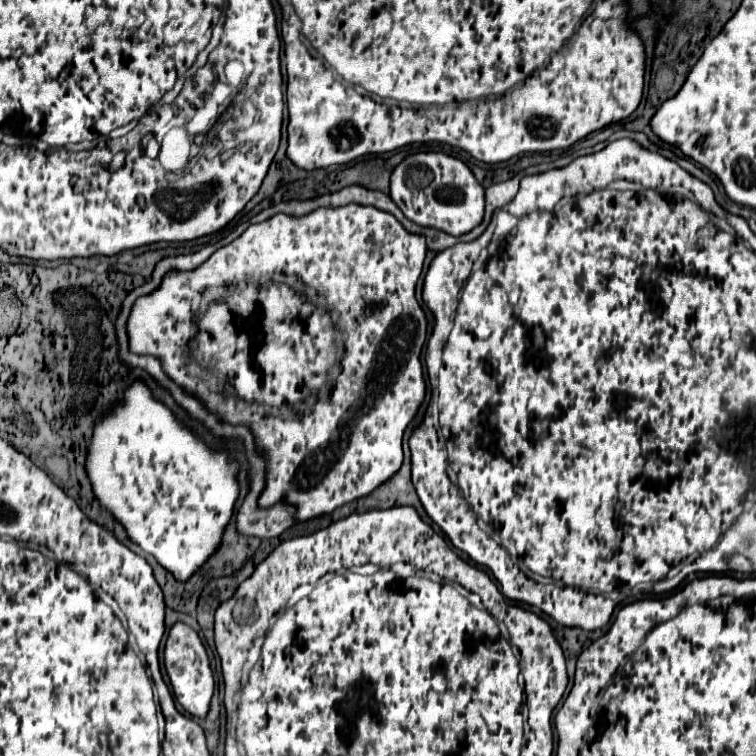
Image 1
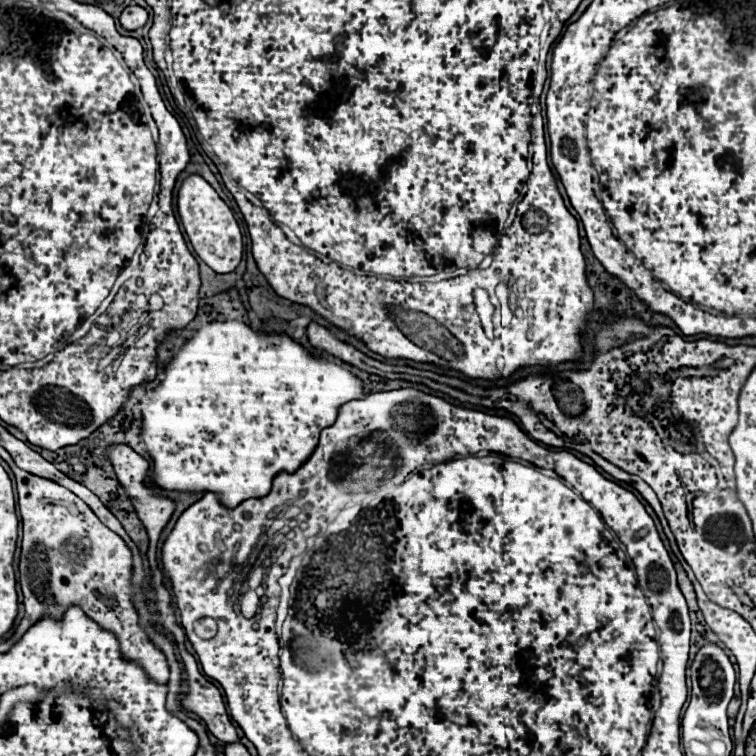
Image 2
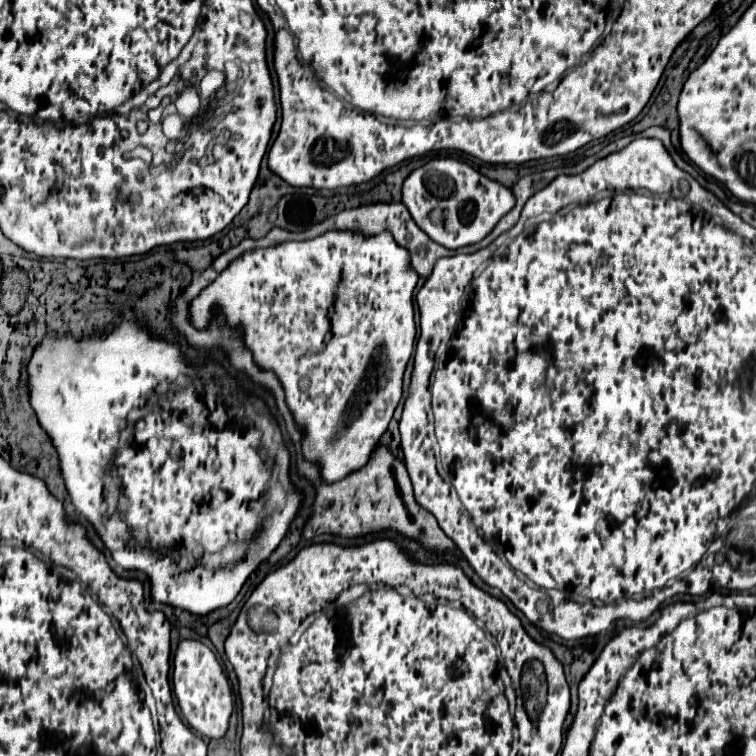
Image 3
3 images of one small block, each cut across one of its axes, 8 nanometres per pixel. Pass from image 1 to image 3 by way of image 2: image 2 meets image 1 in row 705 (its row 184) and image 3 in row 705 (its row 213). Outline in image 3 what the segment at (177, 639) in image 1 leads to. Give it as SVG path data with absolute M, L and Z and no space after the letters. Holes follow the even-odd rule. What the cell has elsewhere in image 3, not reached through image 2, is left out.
M180 640L176 654L174 654L174 672L172 672L172 686L178 698L178 706L198 734L208 738L222 738L228 730L228 718L234 708L234 698L230 692L228 678L218 664L212 650L202 644L200 640Z

